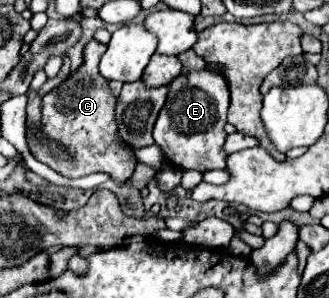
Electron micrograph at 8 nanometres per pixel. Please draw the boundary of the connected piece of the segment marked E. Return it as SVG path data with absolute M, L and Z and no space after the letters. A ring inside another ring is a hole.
M192 49L178 55L184 67L190 67L188 75L178 75L170 83L168 99L154 125L154 141L162 149L164 159L180 169L196 169L200 173L226 167L226 111L230 105L230 91L220 73L208 69L206 61L200 61Z

